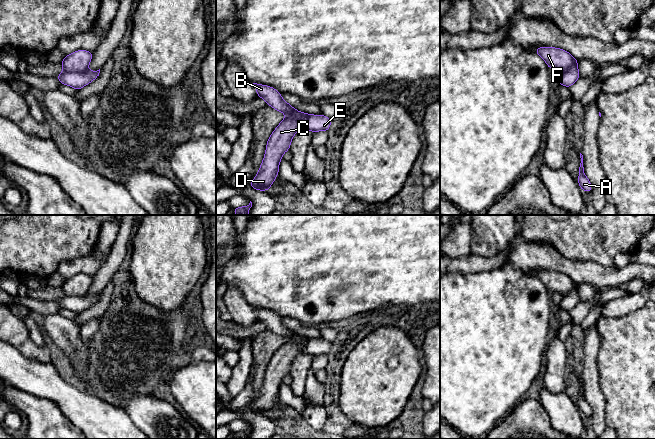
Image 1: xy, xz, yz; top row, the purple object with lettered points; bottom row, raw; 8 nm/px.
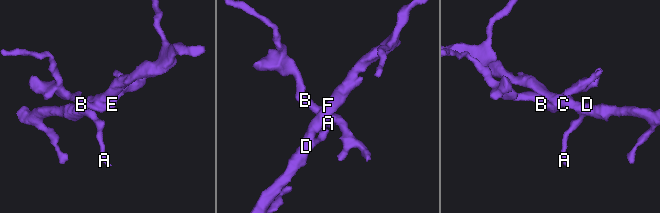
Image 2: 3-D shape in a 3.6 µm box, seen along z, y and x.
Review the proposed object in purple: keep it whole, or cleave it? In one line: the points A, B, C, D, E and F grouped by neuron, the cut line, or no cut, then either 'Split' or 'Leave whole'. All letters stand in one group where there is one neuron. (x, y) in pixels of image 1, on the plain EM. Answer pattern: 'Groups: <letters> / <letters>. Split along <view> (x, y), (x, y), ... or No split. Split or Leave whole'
Groups: A C D F / B E. Split along xy (87, 293), (82, 296), (63, 296). Split

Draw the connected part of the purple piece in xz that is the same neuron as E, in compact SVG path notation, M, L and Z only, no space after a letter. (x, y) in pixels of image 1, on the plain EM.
M307 338L303 344L303 352L315 357L318 355L329 355L332 343L322 338Z

